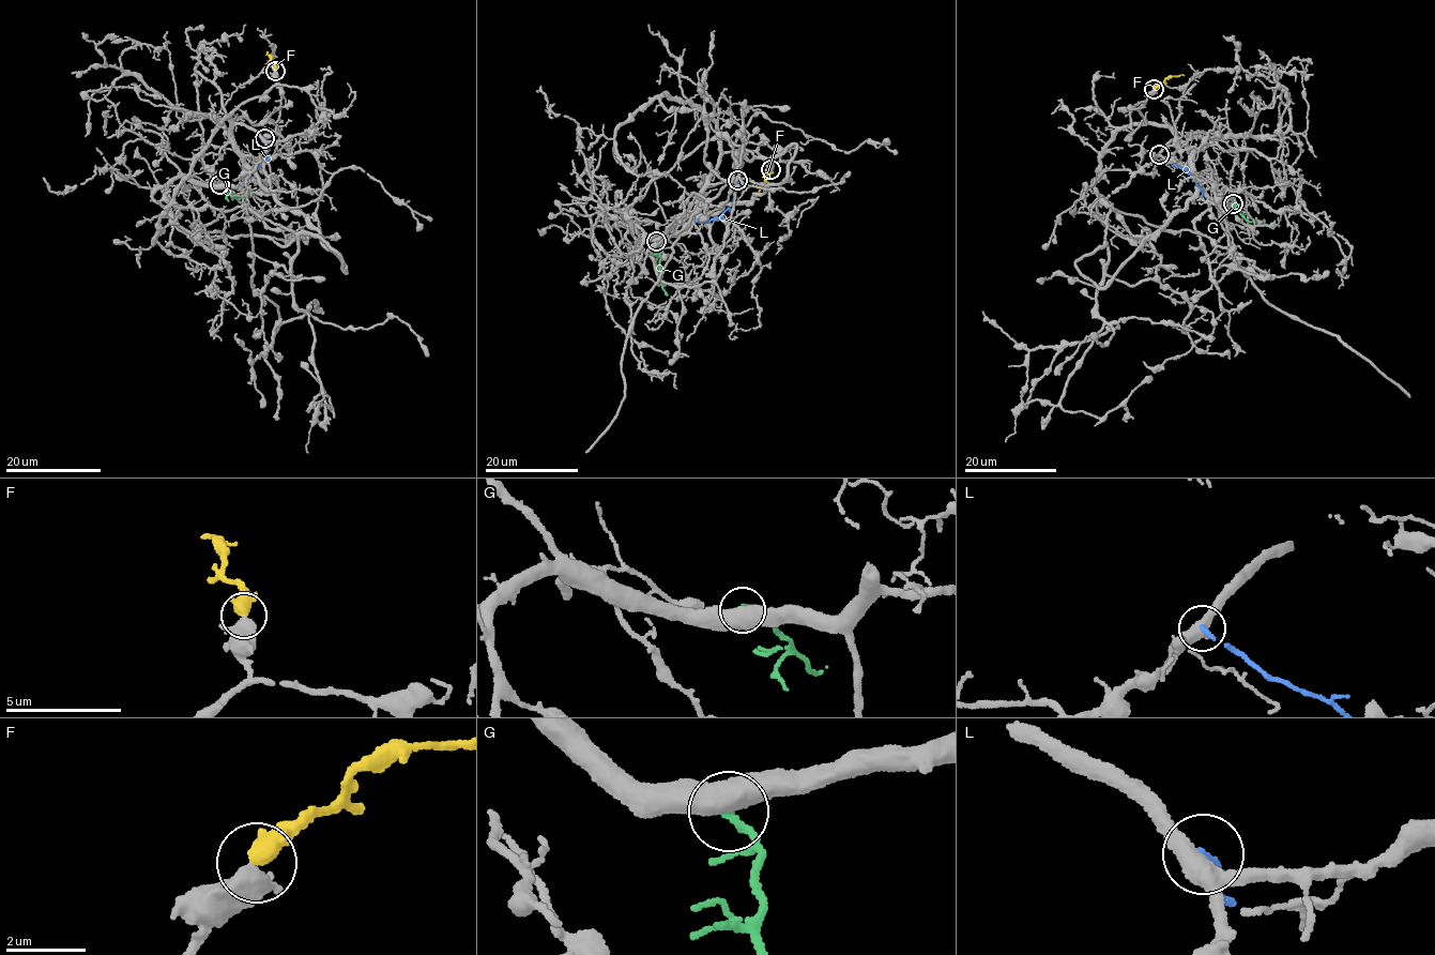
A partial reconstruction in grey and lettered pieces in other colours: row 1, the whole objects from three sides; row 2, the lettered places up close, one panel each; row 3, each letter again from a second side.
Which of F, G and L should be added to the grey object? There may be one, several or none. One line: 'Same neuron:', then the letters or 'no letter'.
Same neuron: F

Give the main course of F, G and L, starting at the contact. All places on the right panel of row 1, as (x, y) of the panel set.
F: (1154, 90), (1166, 78), (1185, 75)
G: (1233, 205), (1250, 222), (1276, 223)
L: (1158, 154), (1187, 171), (1200, 185), (1202, 197)

